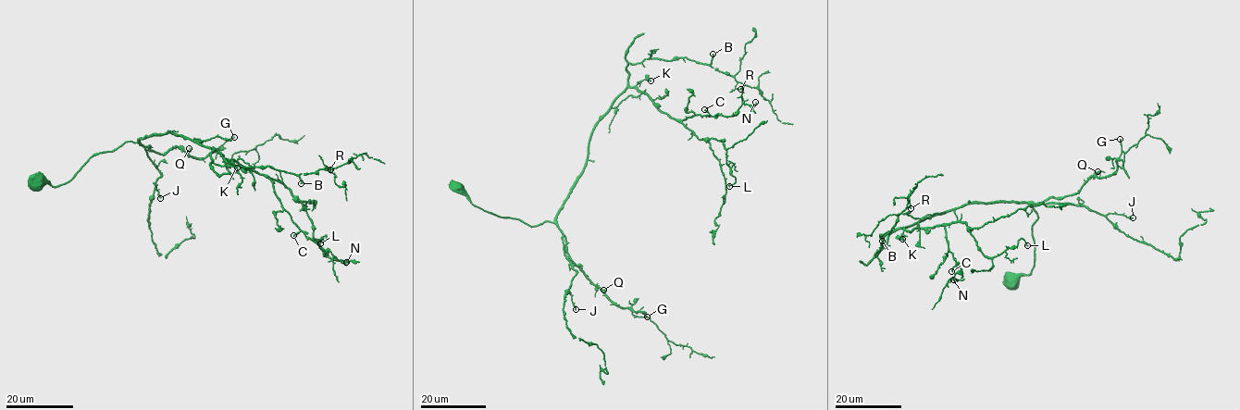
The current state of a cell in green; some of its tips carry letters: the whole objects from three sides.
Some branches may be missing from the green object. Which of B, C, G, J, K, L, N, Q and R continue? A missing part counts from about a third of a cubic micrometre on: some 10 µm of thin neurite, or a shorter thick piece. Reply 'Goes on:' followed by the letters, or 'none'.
Goes on: none

